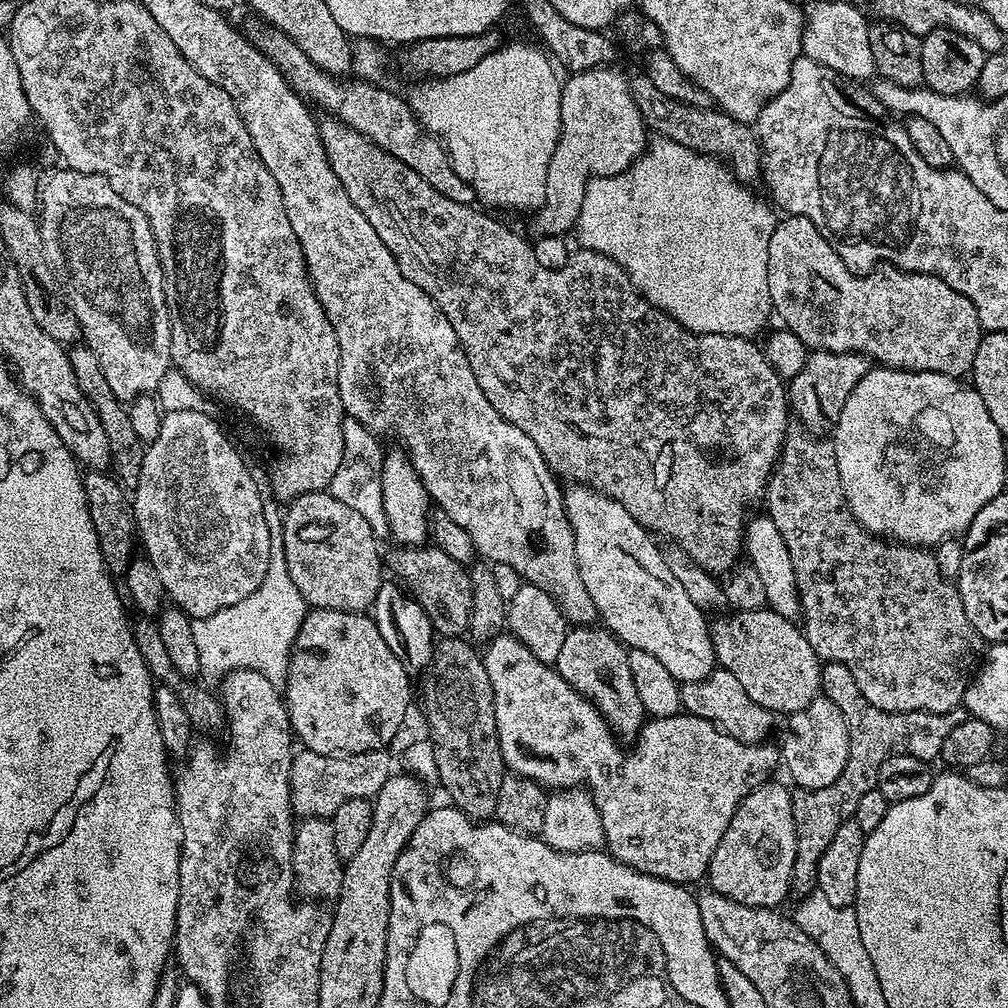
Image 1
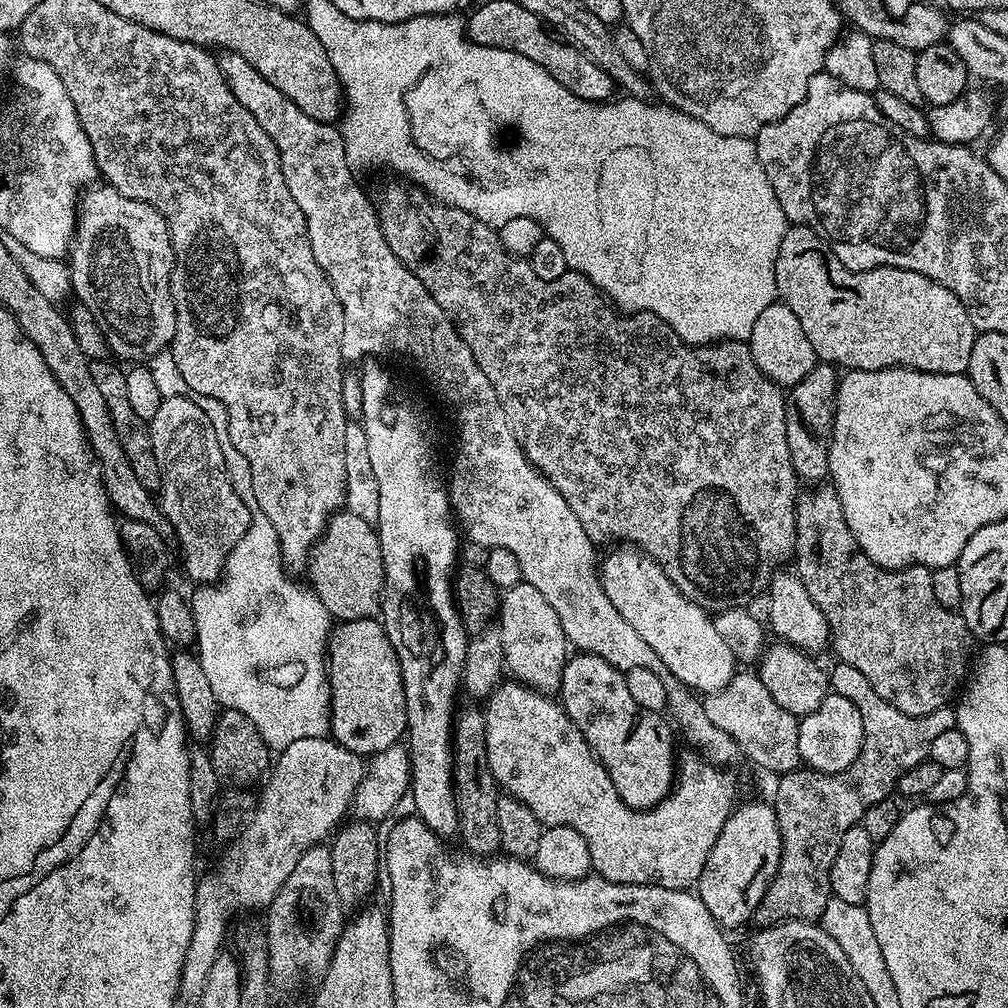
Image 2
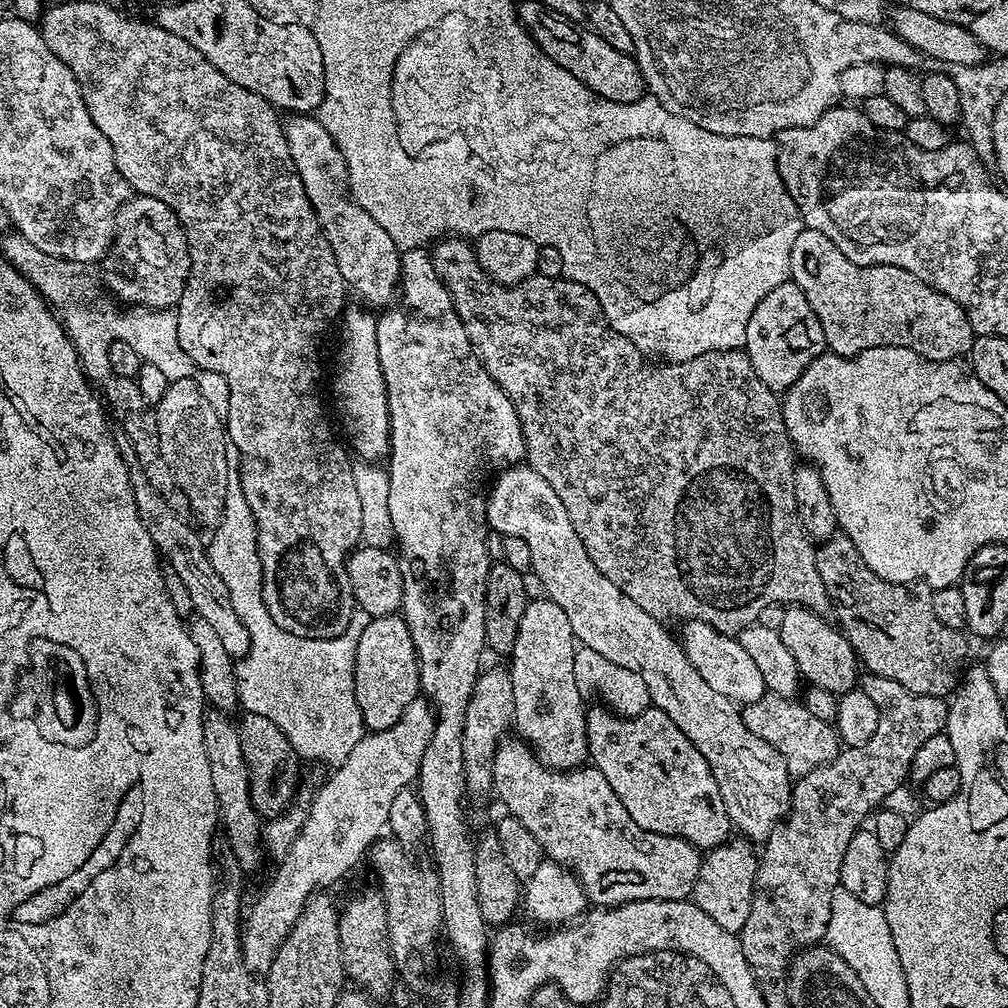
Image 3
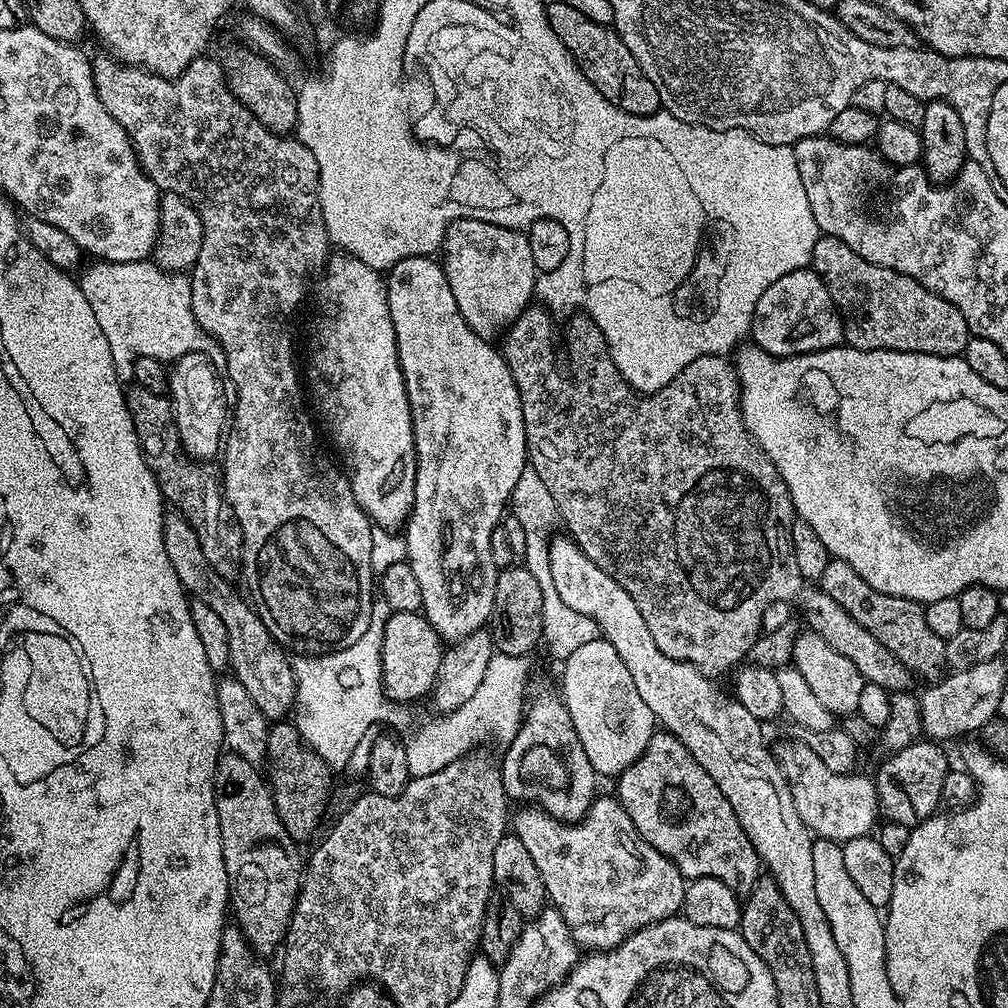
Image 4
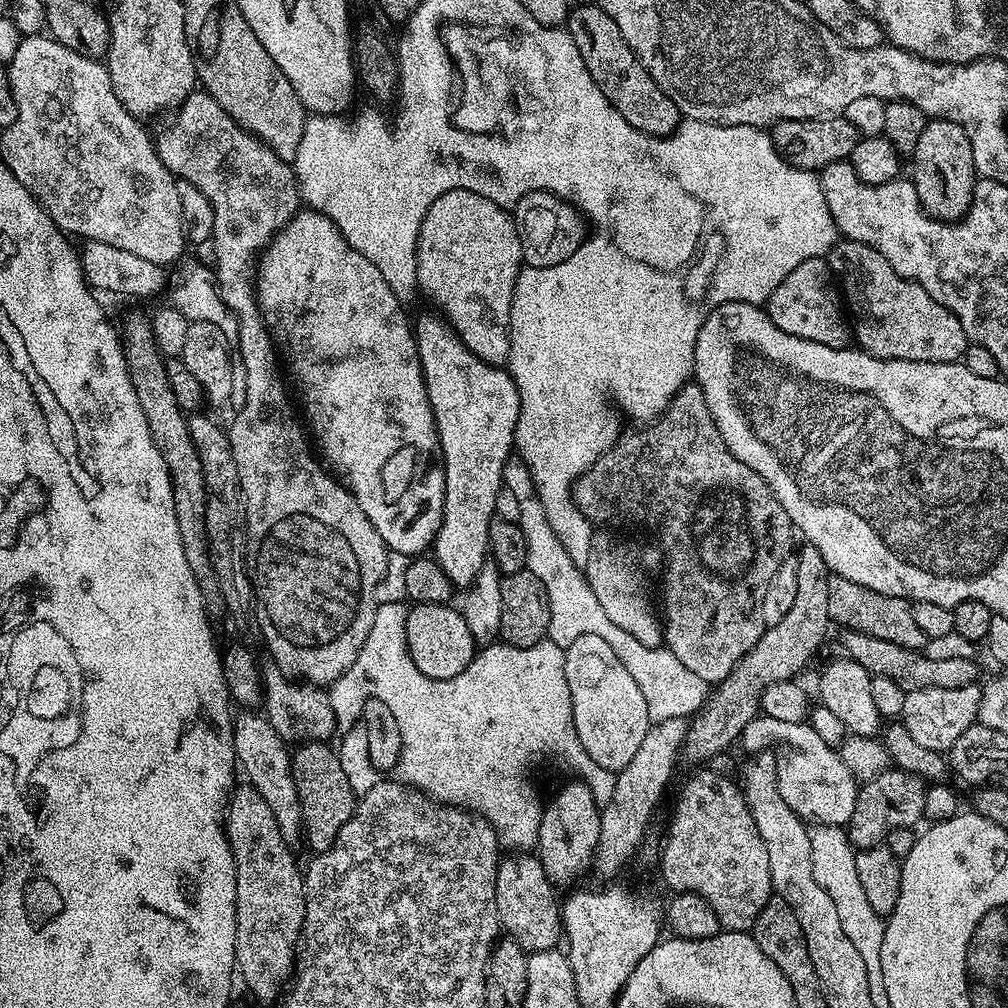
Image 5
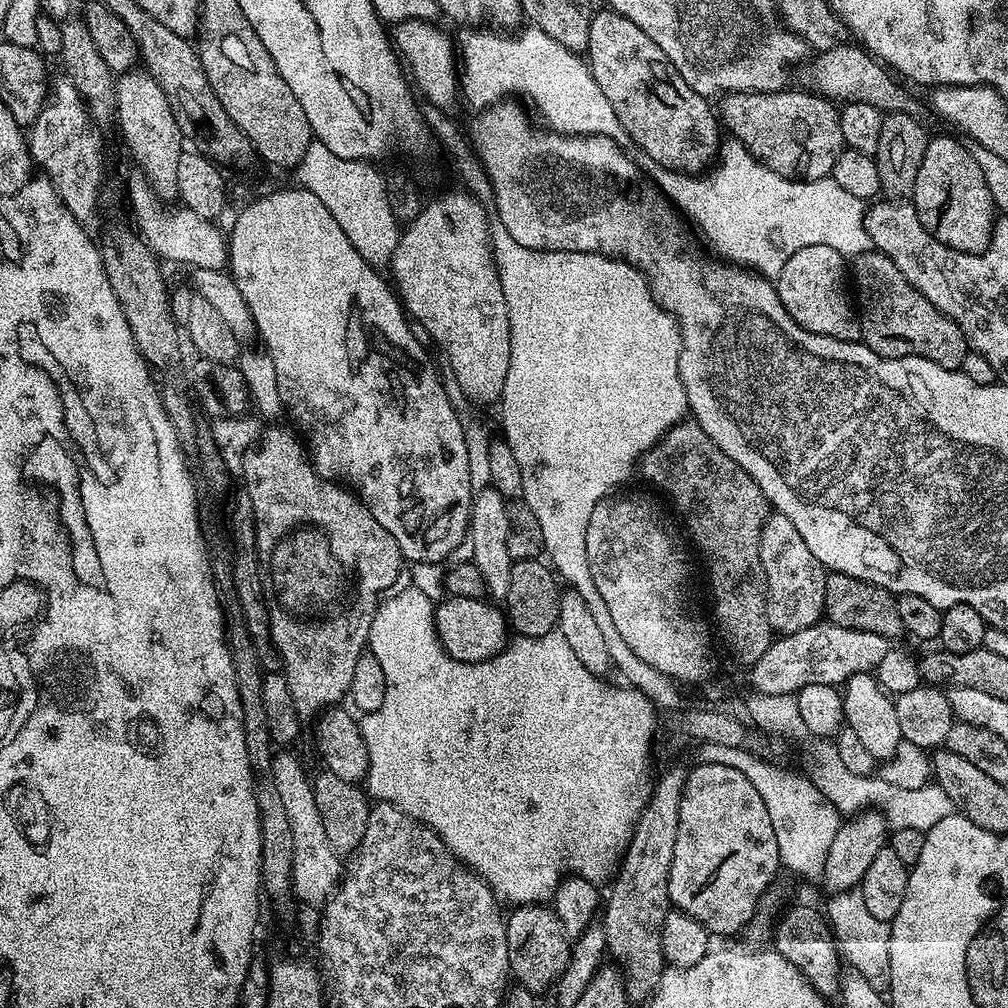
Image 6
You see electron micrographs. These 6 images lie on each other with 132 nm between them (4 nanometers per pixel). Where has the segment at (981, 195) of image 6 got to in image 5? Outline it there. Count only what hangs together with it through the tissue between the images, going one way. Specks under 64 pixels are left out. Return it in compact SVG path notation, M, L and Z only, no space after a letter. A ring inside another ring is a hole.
M929 119L918 137L918 146L914 146L910 163L910 179L920 206L932 219L955 222L968 213L978 173L974 166L974 154L970 150L970 138L966 138L966 130L962 130L958 122Z

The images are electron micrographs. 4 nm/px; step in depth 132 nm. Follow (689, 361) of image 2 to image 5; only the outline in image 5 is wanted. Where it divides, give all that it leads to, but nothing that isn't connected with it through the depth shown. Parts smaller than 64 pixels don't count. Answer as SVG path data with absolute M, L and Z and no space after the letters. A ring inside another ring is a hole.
M689 382L680 389L679 394L668 403L668 409L662 415L637 428L640 428L637 432L625 431L607 452L601 454L592 463L592 467L587 472L581 474L572 489L572 498L576 502L577 510L593 525L608 526L604 524L610 523L617 512L618 515L625 516L632 524L641 524L642 527L649 528L652 532L660 532L661 549L659 548L659 551L662 553L662 564L664 560L663 643L691 673L698 674L698 677L704 679L710 686L715 686L721 684L728 677L730 670L734 670L734 666L743 656L746 650L744 626L750 622L748 615L751 612L753 615L759 609L774 573L782 567L785 560L789 559L794 548L794 543L792 544L794 529L786 510L782 510L782 502L778 502L778 498L774 498L774 490L770 490L770 486L766 486L763 478L754 474L754 470L750 470L750 466L746 466L746 462L738 462L738 458L734 458L734 454L730 454L726 442L722 442L722 434L716 429L716 423L706 406L702 390L694 382ZM847 630L839 633L840 644L844 647L843 655L849 660L858 662L867 672L873 676L890 678L906 694L914 690L926 690L927 688L941 688L942 690L954 690L967 684L977 683L980 668L973 658L926 658L923 651L915 648L903 648L894 646L894 642L886 642L882 638L867 636L861 632Z

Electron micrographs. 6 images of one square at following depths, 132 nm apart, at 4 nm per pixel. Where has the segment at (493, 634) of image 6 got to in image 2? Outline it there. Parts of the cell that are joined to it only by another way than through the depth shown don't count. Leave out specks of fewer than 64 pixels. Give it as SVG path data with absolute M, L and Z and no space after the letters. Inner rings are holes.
M379 619L346 620L333 627L328 637L326 657L328 684L332 688L331 739L346 750L359 756L371 758L390 746L401 743L408 723L406 722L406 694L402 682L402 670L390 638L384 633L384 625Z

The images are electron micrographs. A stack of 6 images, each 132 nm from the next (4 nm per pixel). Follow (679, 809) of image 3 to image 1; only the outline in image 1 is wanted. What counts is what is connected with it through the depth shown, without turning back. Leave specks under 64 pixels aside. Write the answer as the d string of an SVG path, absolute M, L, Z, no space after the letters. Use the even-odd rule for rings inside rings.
M572 626L567 629L565 638L562 643L562 650L558 653L558 658L554 663L556 673L562 678L566 678L566 682L570 685L574 691L580 696L583 696L584 699L590 701L592 705L597 708L602 715L604 715L604 720L608 723L608 727L612 729L613 733L621 741L632 742L635 741L636 737L639 736L641 728L644 727L646 723L646 713L644 707L642 706L642 698L638 698L638 690L634 690L634 674L630 674L630 662L628 661L628 648L625 645L621 644L607 628L603 626Z

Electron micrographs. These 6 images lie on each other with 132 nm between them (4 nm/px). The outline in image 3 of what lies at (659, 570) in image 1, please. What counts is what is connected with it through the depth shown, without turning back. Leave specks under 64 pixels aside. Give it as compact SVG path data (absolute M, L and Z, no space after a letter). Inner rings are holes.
M689 620L683 627L684 633L678 636L679 643L686 658L690 658L694 670L702 674L702 679L714 689L714 694L722 694L740 706L758 702L758 698L765 696L762 674L756 663L750 659L750 654L742 650L736 636L722 634L712 626L706 626L701 620Z

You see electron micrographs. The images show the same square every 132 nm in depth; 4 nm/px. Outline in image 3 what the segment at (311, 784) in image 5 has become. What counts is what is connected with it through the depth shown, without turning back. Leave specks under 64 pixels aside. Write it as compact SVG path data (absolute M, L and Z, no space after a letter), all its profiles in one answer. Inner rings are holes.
M244 712L238 722L239 741L242 742L242 754L248 767L248 785L252 795L252 805L261 818L281 816L293 803L296 783L300 780L302 760L296 755L282 730L275 726L265 715Z

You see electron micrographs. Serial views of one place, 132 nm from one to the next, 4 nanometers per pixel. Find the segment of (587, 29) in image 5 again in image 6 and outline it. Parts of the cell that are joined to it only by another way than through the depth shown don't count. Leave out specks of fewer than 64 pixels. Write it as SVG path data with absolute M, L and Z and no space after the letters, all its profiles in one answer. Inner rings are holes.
M611 10L603 11L593 15L588 27L586 63L592 70L594 82L602 86L602 94L606 94L610 106L614 106L614 114L618 114L623 135L629 136L654 163L660 164L656 166L661 169L689 174L703 173L717 159L722 143L722 124L717 113L708 109L709 101L705 97L686 86L682 74L674 70L670 58L666 58L660 47L651 38L646 38L646 33L638 30L630 18Z

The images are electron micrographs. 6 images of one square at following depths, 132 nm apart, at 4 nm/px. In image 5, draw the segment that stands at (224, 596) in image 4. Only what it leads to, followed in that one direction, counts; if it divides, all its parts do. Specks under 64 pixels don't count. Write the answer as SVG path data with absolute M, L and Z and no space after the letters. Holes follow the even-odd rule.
M274 662L265 663L262 668L264 674L264 702L262 711L268 717L270 726L278 730L278 734L285 742L307 742L318 740L331 741L336 732L338 721L334 714L334 706L330 702L328 692L323 687L301 682L280 669Z

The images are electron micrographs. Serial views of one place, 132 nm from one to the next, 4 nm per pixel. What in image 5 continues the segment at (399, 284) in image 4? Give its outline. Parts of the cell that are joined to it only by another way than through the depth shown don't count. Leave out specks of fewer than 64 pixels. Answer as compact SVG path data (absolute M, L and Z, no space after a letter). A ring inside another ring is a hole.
M439 315L420 316L414 320L414 352L420 358L422 366L422 378L426 386L426 394L430 398L430 406L434 414L434 422L436 423L436 433L440 439L440 459L444 470L444 509L442 510L442 522L440 529L436 532L434 541L434 559L438 566L442 566L442 570L446 574L448 581L457 589L464 590L472 585L474 578L478 578L478 574L482 570L482 566L489 559L488 551L488 531L490 530L490 522L496 516L496 500L499 498L503 478L503 467L509 455L514 452L514 441L516 439L516 423L520 417L520 399L518 398L518 390L516 383L512 381L512 376L503 367L495 364L487 364L482 362L482 358L478 358L478 354L474 354L465 344L458 338L458 334L452 329L451 324Z

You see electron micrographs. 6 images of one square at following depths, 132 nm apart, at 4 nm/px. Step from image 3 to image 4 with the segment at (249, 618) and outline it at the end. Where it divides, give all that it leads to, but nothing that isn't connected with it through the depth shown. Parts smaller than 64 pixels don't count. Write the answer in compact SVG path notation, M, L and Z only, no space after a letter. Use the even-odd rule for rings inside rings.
M373 599L370 626L366 626L362 638L358 638L354 646L337 652L300 654L292 660L296 679L295 726L304 741L333 770L348 763L350 773L365 775L370 746L363 740L368 728L380 721L402 726L408 720L407 707L385 696L382 682L382 634L392 614L392 607L384 599Z

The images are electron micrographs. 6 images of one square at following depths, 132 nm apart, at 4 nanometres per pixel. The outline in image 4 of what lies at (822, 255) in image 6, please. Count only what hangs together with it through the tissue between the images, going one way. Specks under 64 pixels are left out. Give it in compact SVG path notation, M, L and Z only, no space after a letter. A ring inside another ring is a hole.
M811 267L799 268L790 274L782 274L782 278L771 284L762 298L758 298L750 340L771 356L801 356L807 352L825 352L828 348L837 347L844 340L844 321L840 319L840 312L830 298L830 290L818 273L813 272Z

